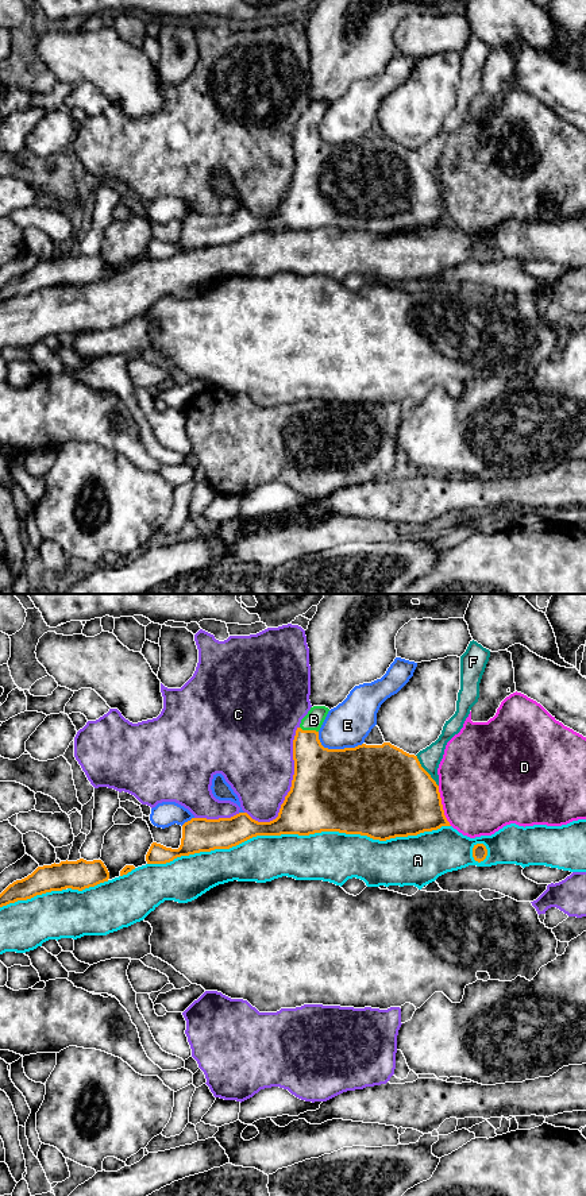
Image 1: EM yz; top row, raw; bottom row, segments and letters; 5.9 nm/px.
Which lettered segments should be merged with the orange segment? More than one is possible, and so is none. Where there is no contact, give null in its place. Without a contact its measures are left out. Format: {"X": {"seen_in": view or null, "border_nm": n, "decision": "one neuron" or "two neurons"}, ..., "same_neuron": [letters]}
{"A": {"seen_in": "yz", "border_nm": 1800, "decision": "two neurons"}, "B": {"seen_in": "yz", "border_nm": 120, "decision": "one neuron"}, "C": {"seen_in": "yz", "border_nm": 600, "decision": "two neurons"}, "D": {"seen_in": "yz", "border_nm": 260, "decision": "two neurons"}, "E": {"seen_in": "yz", "border_nm": 280, "decision": "two neurons"}, "F": {"seen_in": "yz", "border_nm": 240, "decision": "two neurons"}, "same_neuron": ["B"]}

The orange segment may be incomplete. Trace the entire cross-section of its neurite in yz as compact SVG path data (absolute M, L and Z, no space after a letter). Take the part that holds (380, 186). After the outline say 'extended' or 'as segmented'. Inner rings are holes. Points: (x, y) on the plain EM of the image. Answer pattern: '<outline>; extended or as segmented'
M325 101L311 103L296 126L292 182L275 215L258 217L247 208L219 215L192 213L182 220L180 243L171 244L153 238L146 250L147 259L166 259L181 251L230 244L257 231L339 227L386 236L451 221L444 211L439 181L421 162L417 151L390 138L344 144L324 143L319 126L328 107Z; extended

